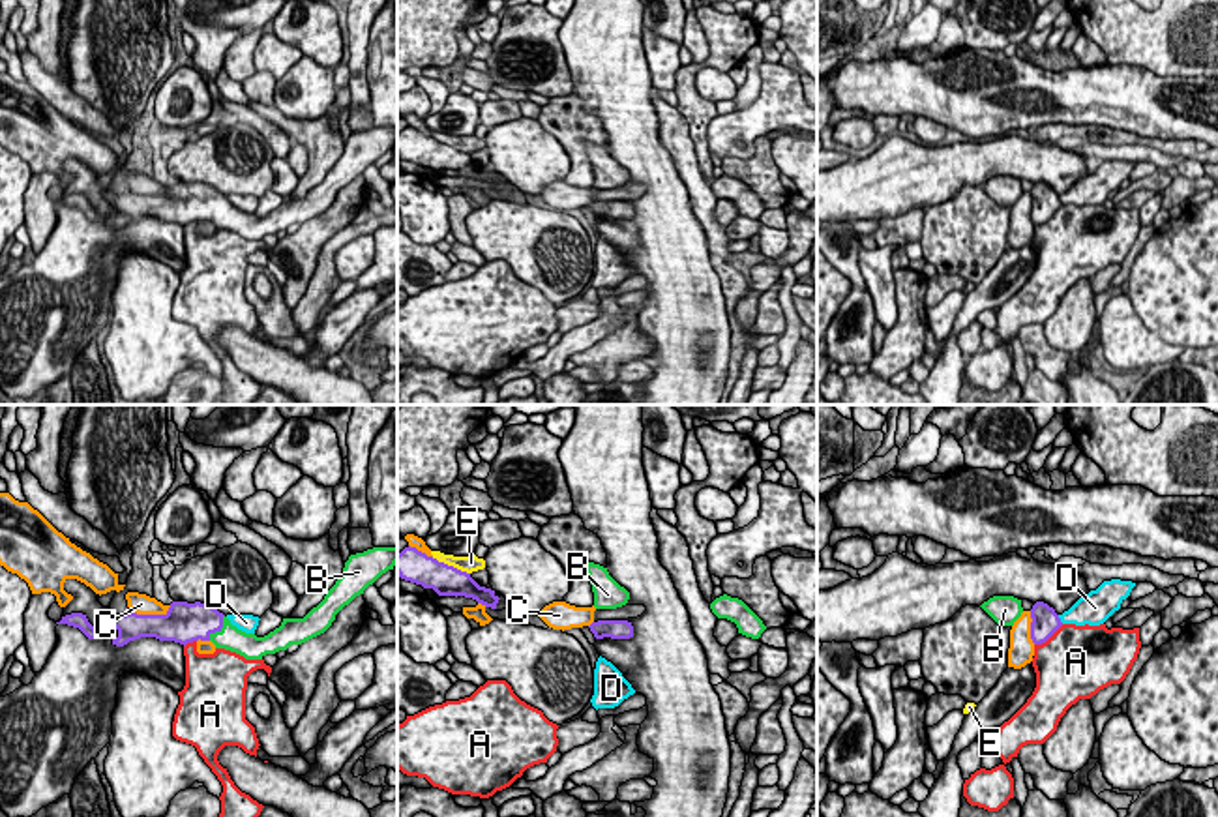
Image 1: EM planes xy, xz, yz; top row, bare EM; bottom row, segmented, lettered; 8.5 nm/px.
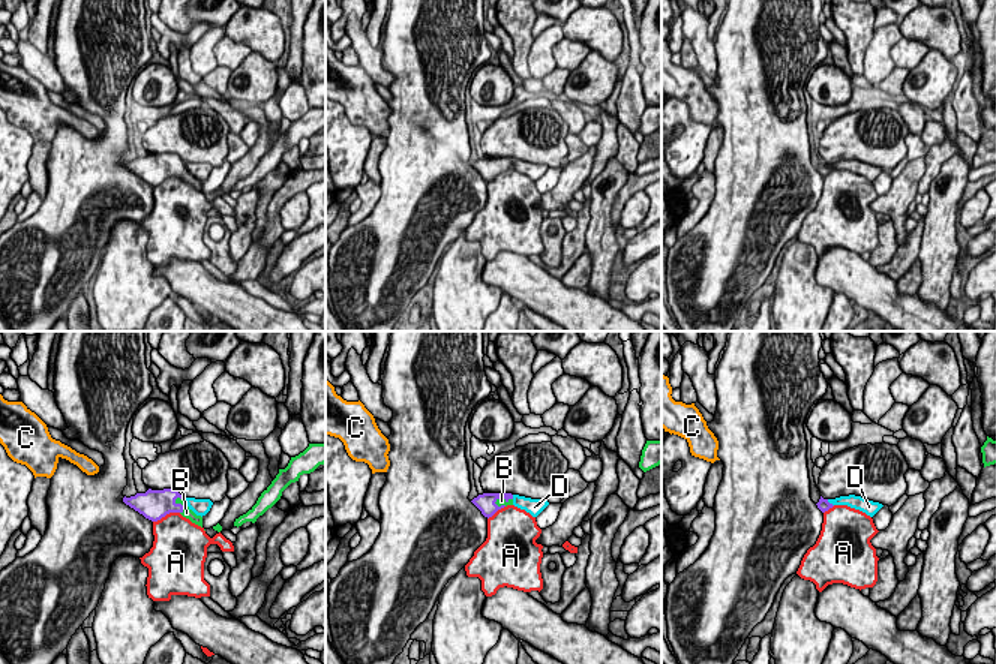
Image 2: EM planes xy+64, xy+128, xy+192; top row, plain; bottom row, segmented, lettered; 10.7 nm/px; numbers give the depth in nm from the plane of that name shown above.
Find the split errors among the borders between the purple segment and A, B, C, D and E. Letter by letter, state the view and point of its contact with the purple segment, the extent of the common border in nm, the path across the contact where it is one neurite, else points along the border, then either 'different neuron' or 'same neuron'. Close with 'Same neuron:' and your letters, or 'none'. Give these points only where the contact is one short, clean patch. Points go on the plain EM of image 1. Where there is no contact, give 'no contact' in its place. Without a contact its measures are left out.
A: meets purple in yz at (1048, 218); contact 320 nm long; different neuron
B: meets purple in xy at (220, 208); contact 260 nm long; runs through xy (195, 201), (220, 208), (229, 218); same neuron
C: meets purple in xy at (150, 195); contact 380 nm long; different neuron
D: meets purple in yz at (1059, 199); contact 100 nm long; border along yz (1057, 195), (1063, 203); different neuron
E: meets purple in xz at (450, 147); contact 360 nm long; different neuron
Same neuron: B

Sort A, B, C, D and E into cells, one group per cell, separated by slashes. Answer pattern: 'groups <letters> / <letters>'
groups A / B / C / D / E

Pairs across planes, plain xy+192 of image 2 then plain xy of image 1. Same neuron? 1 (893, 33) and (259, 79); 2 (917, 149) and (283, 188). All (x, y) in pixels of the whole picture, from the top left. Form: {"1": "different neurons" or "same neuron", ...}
{"1": "different neurons", "2": "same neuron"}

